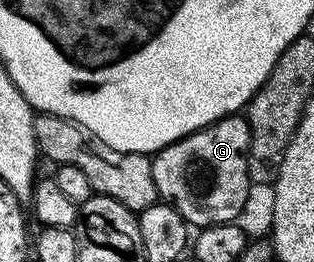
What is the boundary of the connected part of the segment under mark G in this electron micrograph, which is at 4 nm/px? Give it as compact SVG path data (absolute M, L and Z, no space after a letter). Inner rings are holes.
M242 113L218 118L210 126L195 130L173 144L155 151L151 158L153 184L156 195L172 205L179 202L177 212L195 228L216 226L218 222L234 222L247 206L253 183L247 172L247 151L251 149L251 129ZM191 166L203 166L211 174L211 186L203 186L203 198L199 202L183 202L187 198L187 174Z

